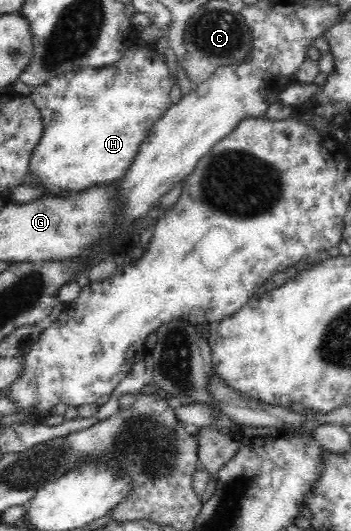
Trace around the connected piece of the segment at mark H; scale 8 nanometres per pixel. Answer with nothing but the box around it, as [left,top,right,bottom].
[29,42,172,191]

